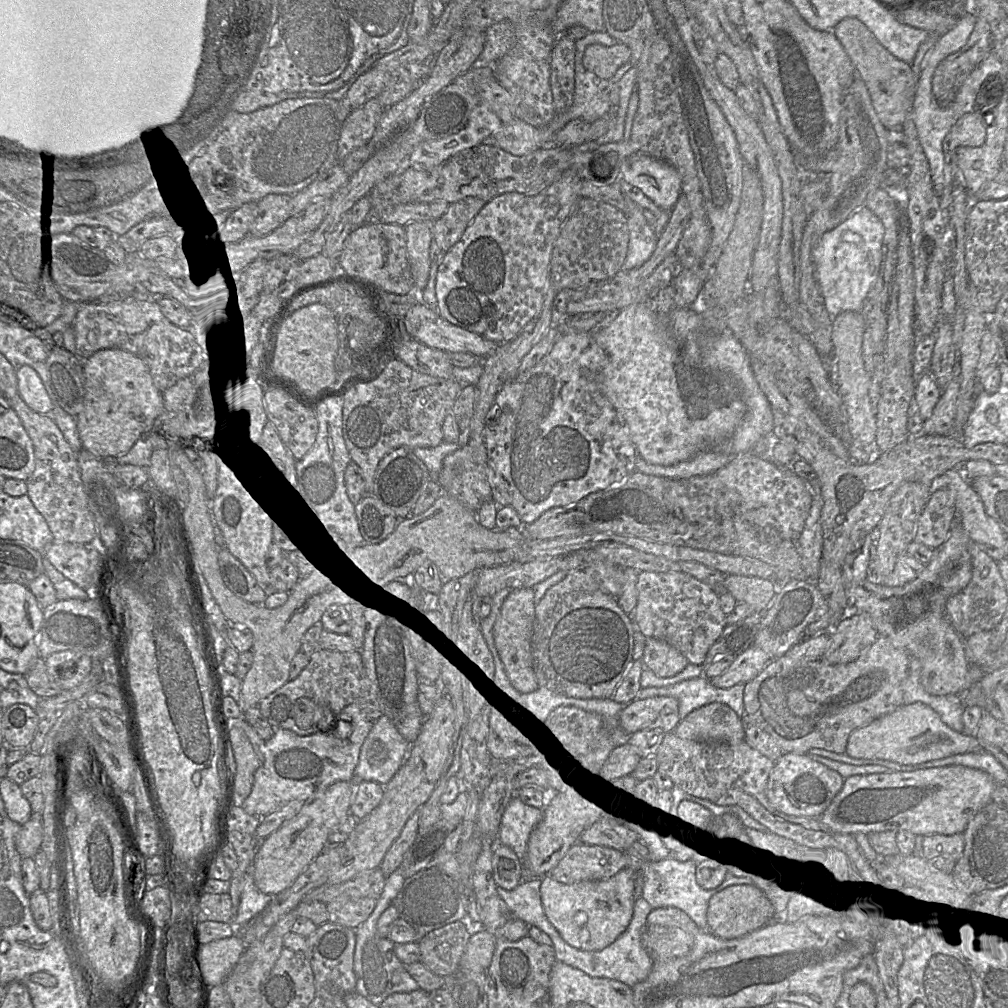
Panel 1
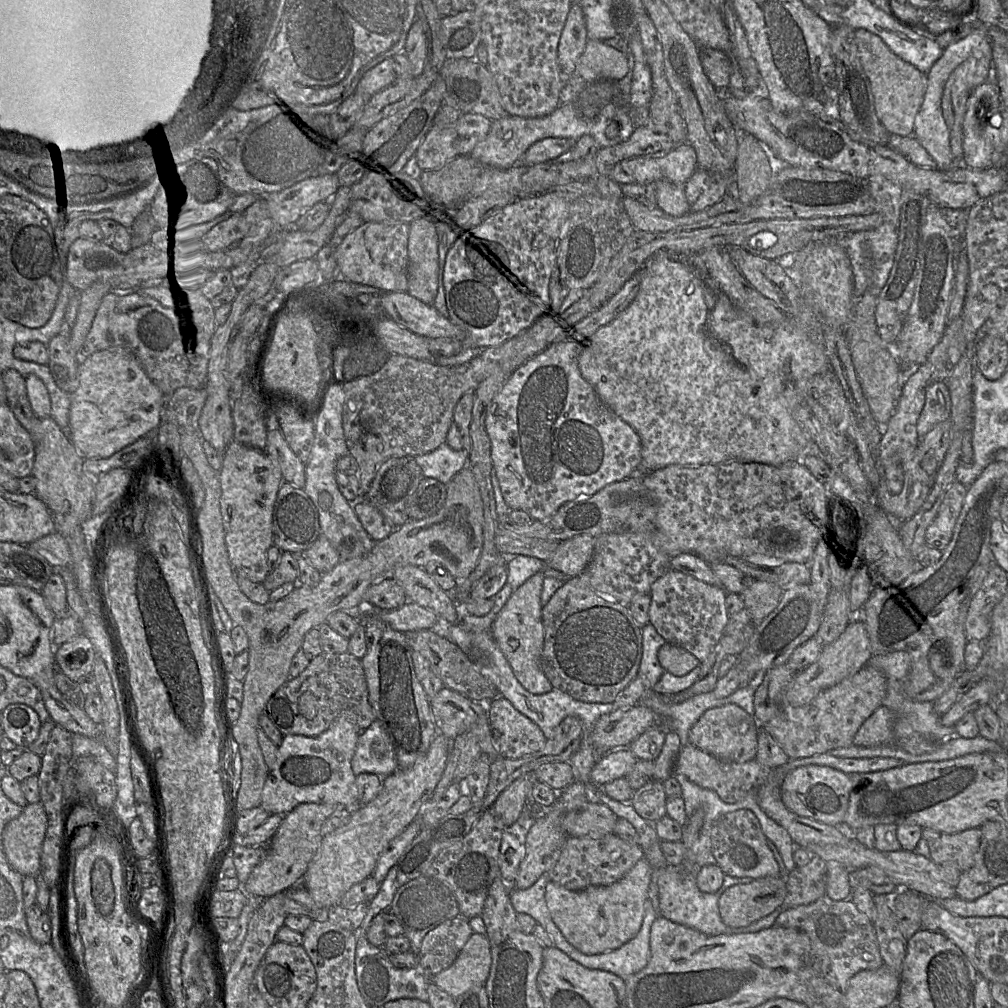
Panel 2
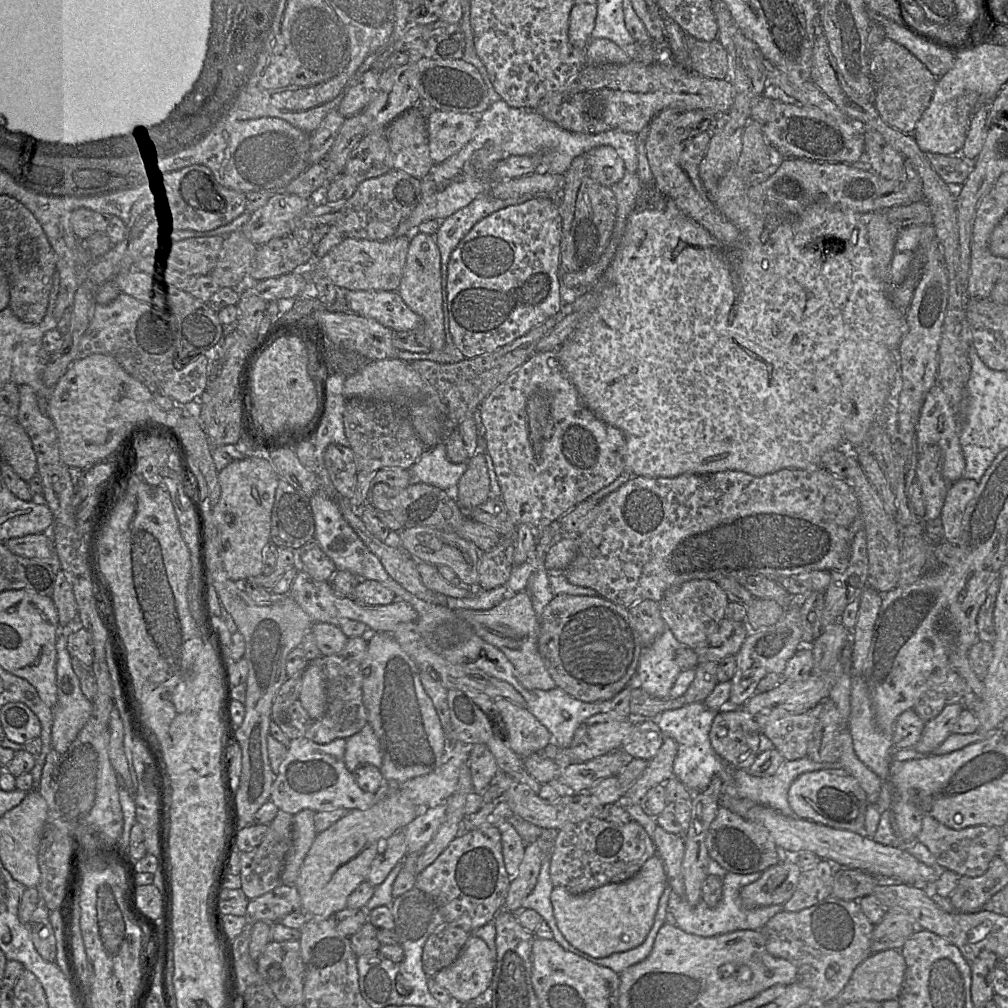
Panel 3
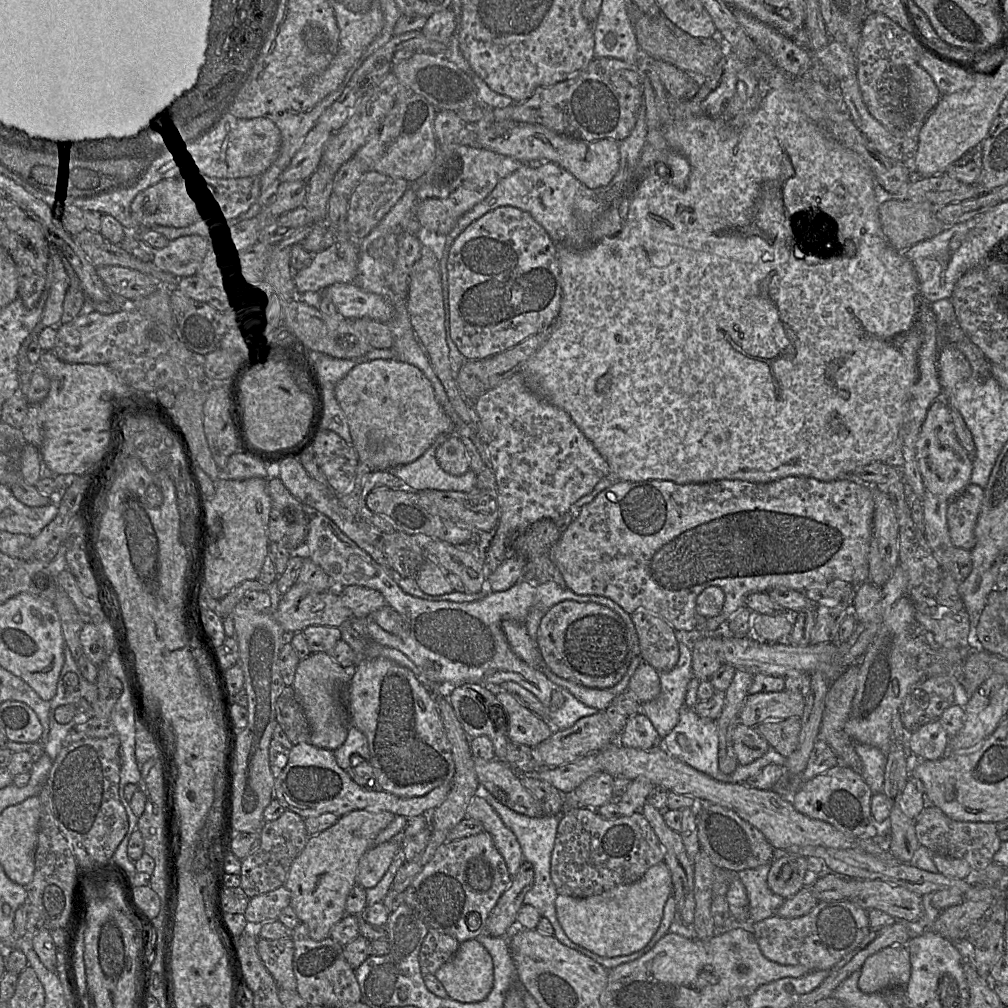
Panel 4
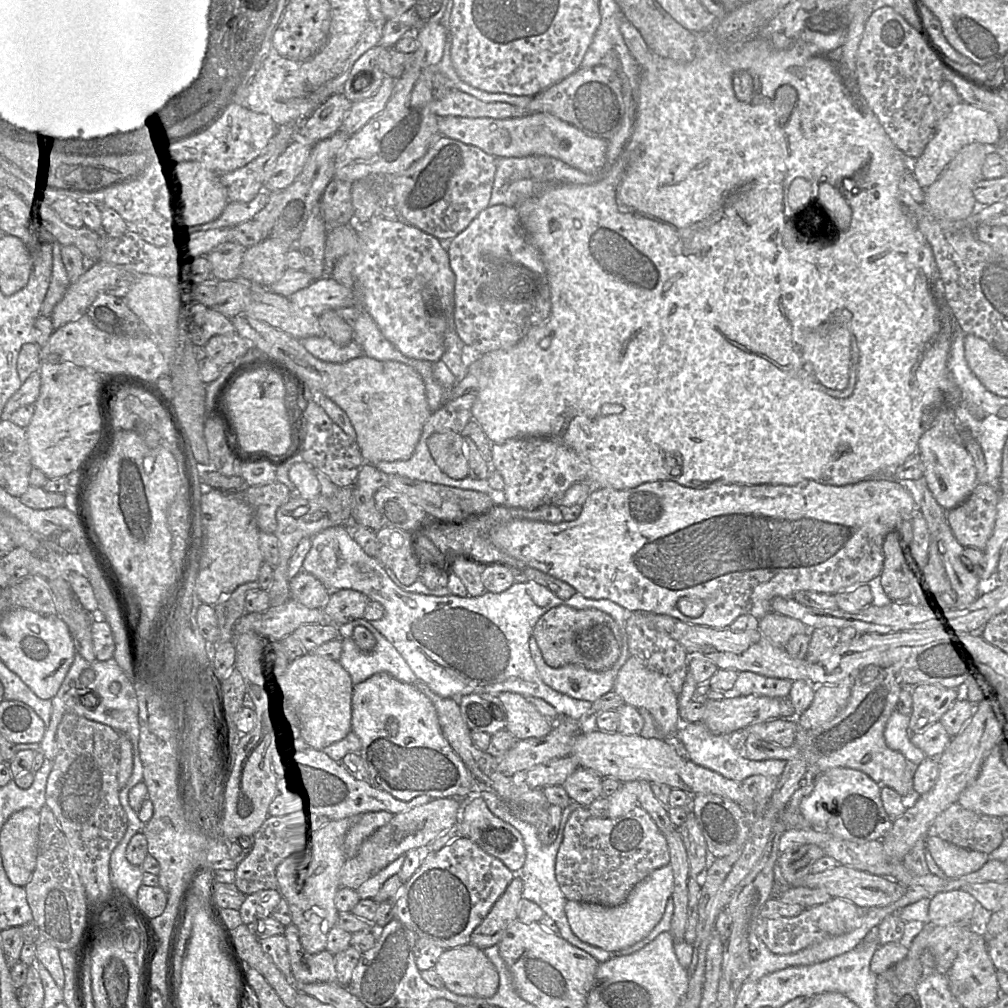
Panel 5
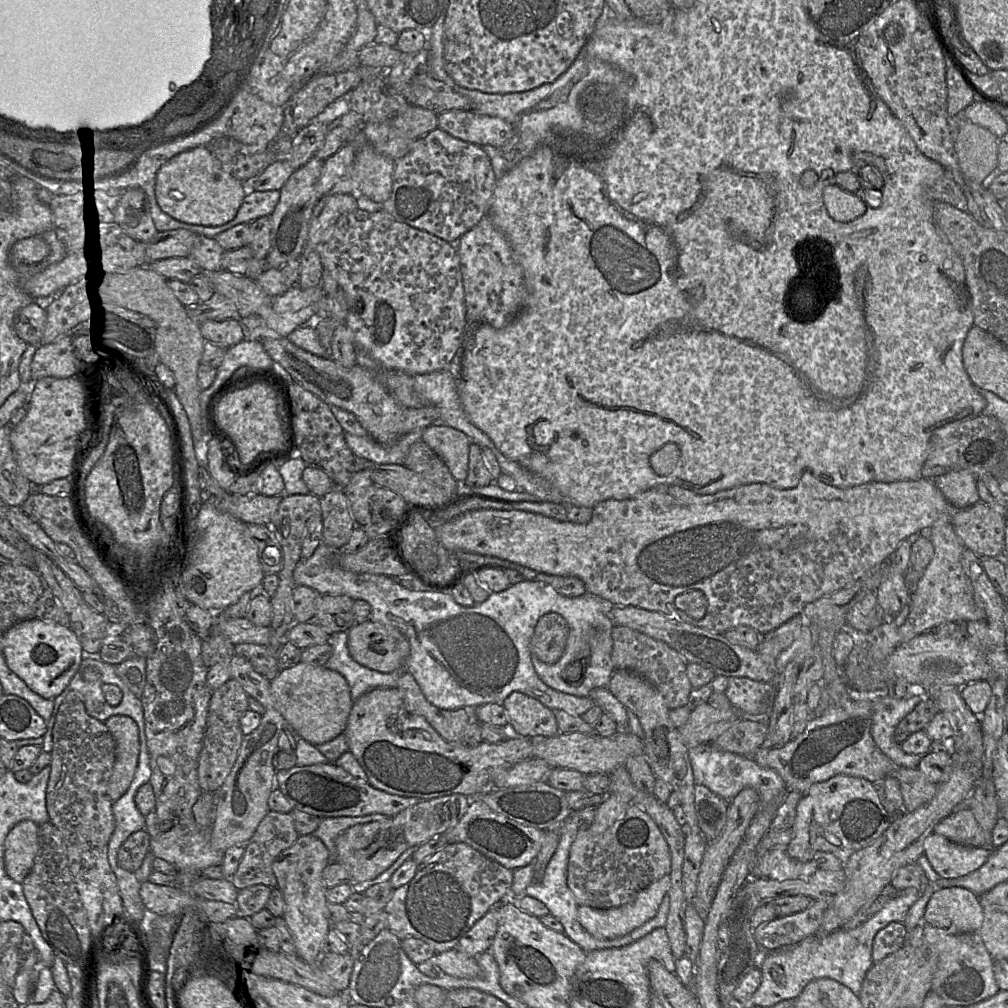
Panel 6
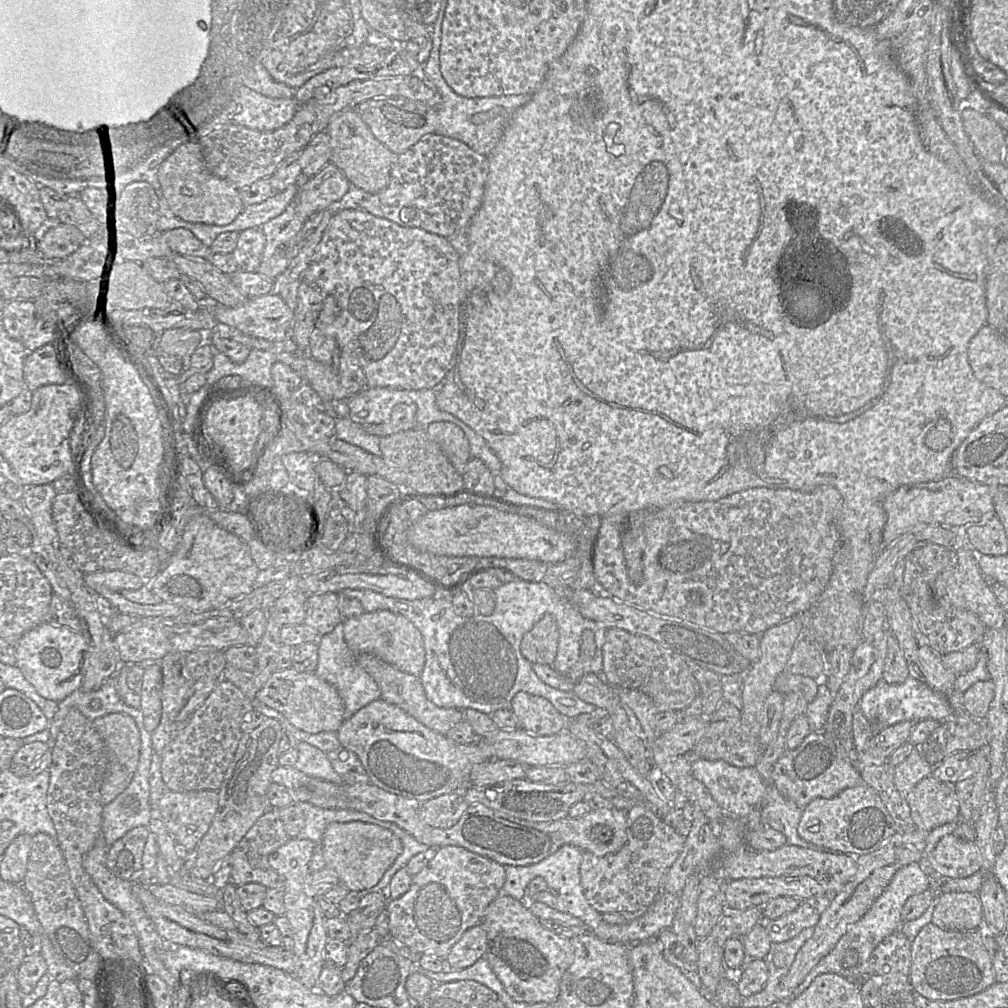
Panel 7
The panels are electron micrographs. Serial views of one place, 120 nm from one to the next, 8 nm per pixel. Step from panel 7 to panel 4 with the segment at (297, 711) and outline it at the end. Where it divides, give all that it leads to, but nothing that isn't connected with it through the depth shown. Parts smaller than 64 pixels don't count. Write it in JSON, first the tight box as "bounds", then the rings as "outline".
{"bounds":[291,652,350,751],"outline":[[[325,652],[311,653],[299,662],[291,686],[310,727],[310,744],[334,751],[345,742],[350,724],[343,692],[350,681],[350,670],[340,666]]]}

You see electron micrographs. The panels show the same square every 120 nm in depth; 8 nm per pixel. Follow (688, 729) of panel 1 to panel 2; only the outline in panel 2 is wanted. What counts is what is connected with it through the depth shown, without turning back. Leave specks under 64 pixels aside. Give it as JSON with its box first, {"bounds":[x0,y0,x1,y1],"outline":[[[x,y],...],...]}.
{"bounds":[689,704,758,763],"outline":[[[737,704],[708,709],[691,728],[689,743],[725,761],[738,763],[755,759],[758,746],[757,720]]]}

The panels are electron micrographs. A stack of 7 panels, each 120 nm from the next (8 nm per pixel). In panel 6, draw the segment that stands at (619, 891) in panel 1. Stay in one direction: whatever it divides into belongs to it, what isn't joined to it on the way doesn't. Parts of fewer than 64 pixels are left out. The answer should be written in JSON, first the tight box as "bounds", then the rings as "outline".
{"bounds":[578,874,671,939],"outline":[[[668,874],[641,890],[632,902],[620,907],[598,909],[580,905],[578,907],[579,921],[587,932],[598,939],[615,939],[624,936],[657,915],[659,907],[664,897],[668,894],[670,887],[671,879],[670,874]]]}

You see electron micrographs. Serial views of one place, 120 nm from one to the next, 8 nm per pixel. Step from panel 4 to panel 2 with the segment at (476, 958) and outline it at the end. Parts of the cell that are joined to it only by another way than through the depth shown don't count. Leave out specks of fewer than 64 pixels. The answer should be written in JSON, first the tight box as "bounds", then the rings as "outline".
{"bounds":[431,933,492,999],"outline":[[[472,933],[454,963],[431,977],[441,990],[454,999],[475,986],[484,985],[492,963],[486,935]]]}

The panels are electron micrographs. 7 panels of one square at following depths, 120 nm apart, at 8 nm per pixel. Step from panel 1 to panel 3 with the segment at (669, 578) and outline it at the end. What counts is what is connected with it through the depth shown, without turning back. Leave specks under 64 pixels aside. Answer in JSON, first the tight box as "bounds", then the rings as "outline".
{"bounds":[659,579,729,650],"outline":[[[699,579],[684,582],[667,590],[659,602],[659,607],[666,629],[669,629],[683,646],[696,650],[708,640],[717,630],[720,622],[726,618],[728,604],[729,600],[726,593],[716,582],[709,579]]]}

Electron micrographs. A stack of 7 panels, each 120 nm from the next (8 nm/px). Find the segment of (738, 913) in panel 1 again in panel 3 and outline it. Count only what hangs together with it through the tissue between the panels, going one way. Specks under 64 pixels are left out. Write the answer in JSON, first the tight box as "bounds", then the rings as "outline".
{"bounds":[739,860,801,910],"outline":[[[787,860],[770,866],[759,879],[741,888],[739,898],[742,908],[749,910],[783,905],[794,893],[801,871],[797,863]]]}

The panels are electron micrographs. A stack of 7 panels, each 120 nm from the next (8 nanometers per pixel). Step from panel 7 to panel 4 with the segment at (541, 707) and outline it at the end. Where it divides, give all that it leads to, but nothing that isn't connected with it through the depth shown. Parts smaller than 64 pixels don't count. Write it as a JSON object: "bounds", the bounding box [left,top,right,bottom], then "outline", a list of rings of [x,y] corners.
{"bounds":[496,692,553,748],"outline":[[[500,692],[496,698],[505,713],[510,742],[534,748],[552,735],[553,728],[512,695]]]}

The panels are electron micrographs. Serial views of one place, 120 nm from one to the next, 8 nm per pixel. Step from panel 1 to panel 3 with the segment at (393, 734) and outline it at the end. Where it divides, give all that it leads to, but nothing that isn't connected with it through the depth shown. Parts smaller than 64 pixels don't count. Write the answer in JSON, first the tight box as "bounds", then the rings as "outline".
{"bounds":[344,723,383,772],"outline":[[[369,723],[346,739],[344,761],[351,772],[365,765],[373,765],[380,769],[383,762],[380,743]]]}

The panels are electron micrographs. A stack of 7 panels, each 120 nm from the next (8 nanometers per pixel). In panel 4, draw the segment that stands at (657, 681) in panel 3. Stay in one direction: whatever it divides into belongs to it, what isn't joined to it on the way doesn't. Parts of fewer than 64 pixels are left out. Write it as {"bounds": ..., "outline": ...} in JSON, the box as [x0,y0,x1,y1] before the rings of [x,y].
{"bounds":[639,631,704,739],"outline":[[[676,631],[679,642],[679,660],[669,672],[658,672],[661,684],[659,695],[640,706],[639,713],[645,715],[653,724],[655,730],[664,739],[677,725],[681,710],[685,706],[685,696],[690,680],[695,677],[692,671],[692,646],[704,634],[697,631]]]}

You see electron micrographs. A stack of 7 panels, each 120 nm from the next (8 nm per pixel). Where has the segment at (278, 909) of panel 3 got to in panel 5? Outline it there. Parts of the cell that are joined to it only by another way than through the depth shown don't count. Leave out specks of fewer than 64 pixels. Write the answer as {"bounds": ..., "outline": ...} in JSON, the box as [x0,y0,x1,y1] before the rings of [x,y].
{"bounds":[239,889,282,925],"outline":[[[278,889],[260,890],[245,896],[239,913],[243,924],[246,925],[271,916],[282,898]]]}

